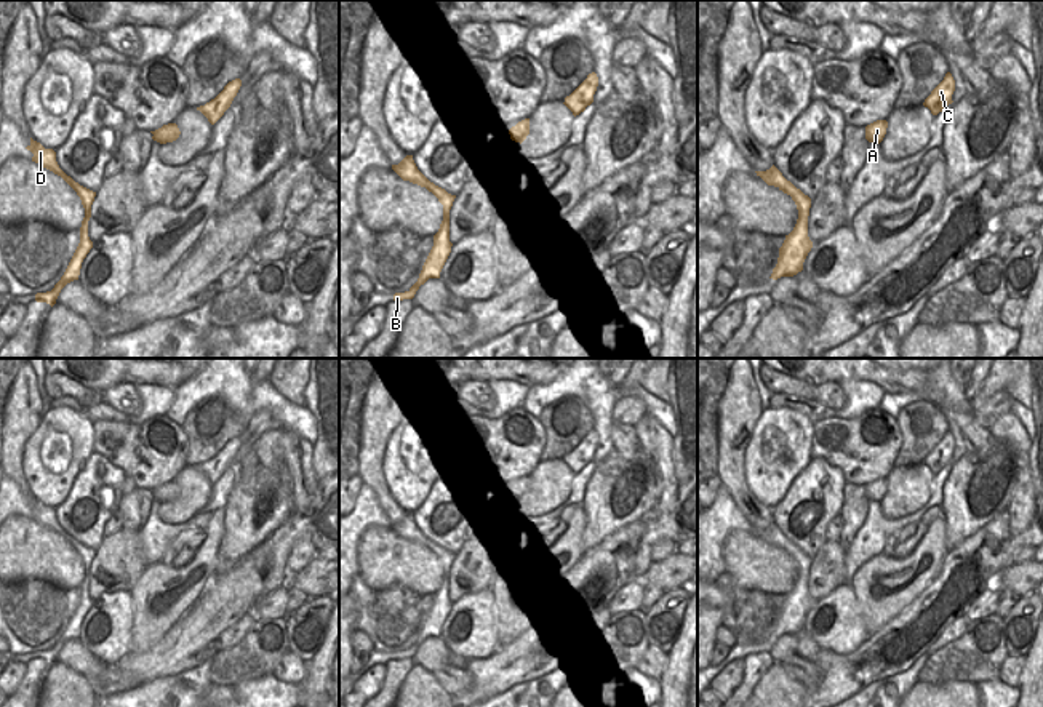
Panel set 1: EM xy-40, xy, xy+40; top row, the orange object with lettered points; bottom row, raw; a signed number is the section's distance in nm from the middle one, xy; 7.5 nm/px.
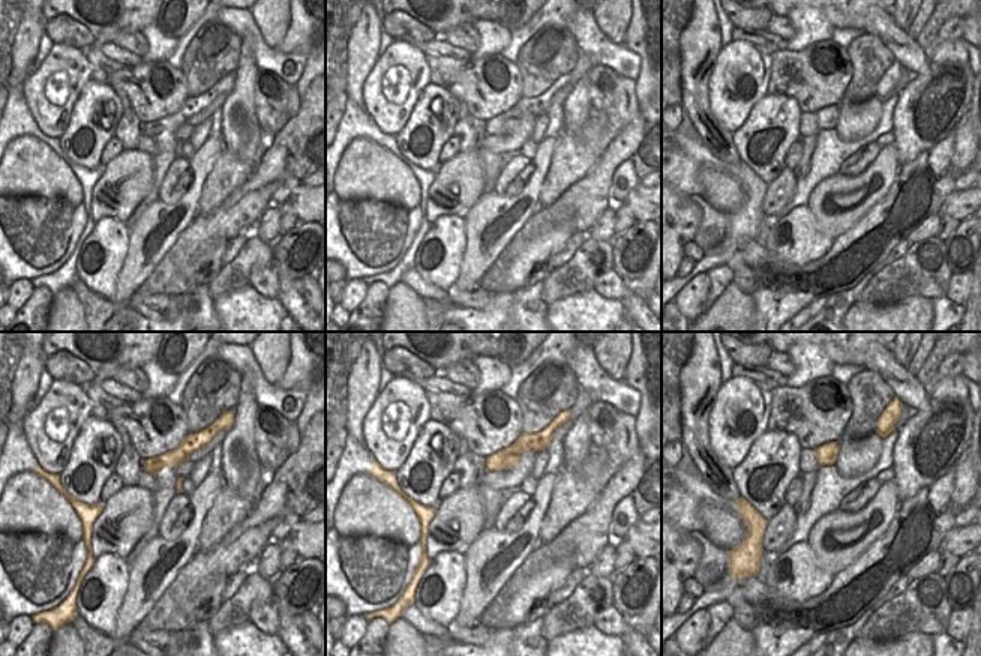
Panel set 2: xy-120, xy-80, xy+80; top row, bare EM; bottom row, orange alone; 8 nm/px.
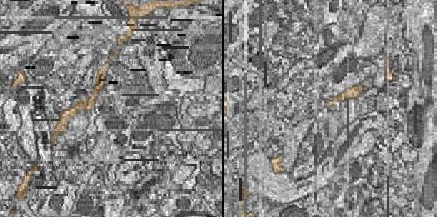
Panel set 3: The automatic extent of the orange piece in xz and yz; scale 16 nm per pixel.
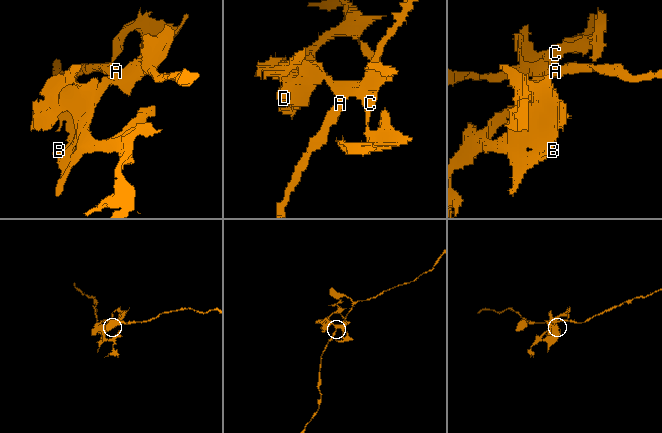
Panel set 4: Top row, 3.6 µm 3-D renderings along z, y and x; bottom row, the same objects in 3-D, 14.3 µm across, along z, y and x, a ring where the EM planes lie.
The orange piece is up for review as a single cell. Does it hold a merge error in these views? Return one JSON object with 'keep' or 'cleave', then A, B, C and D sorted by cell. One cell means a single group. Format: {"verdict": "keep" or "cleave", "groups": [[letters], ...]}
{"verdict": "cleave", "groups": [["A"], ["B", "C", "D"]]}

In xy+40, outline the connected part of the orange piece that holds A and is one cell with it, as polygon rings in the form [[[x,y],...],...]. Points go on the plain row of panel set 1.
[[[877,478],[870,483],[865,485],[865,497],[869,501],[881,501],[885,493],[886,493],[886,485],[888,480],[886,478]]]

